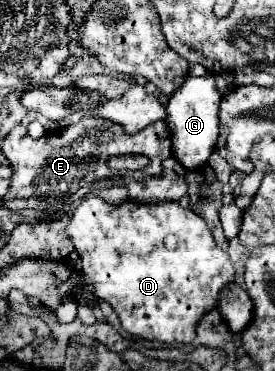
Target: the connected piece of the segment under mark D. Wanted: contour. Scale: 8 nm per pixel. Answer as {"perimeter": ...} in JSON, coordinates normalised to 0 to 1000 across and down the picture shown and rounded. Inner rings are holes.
{"perimeter":[[[349,528],[305,534],[240,609],[240,631],[298,695],[298,733],[327,744],[342,792],[422,836],[458,895],[531,916],[691,927],[713,906],[720,863],[785,825],[807,776],[851,755],[836,690],[807,679],[807,668],[785,668],[749,598],[647,544],[458,544],[444,555],[407,555]]]}

